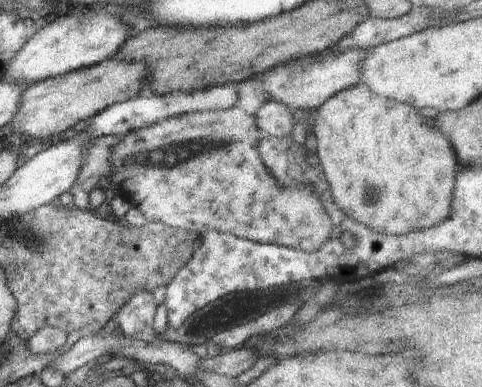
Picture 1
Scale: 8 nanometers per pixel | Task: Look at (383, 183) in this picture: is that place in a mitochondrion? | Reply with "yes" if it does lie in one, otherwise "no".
yes

